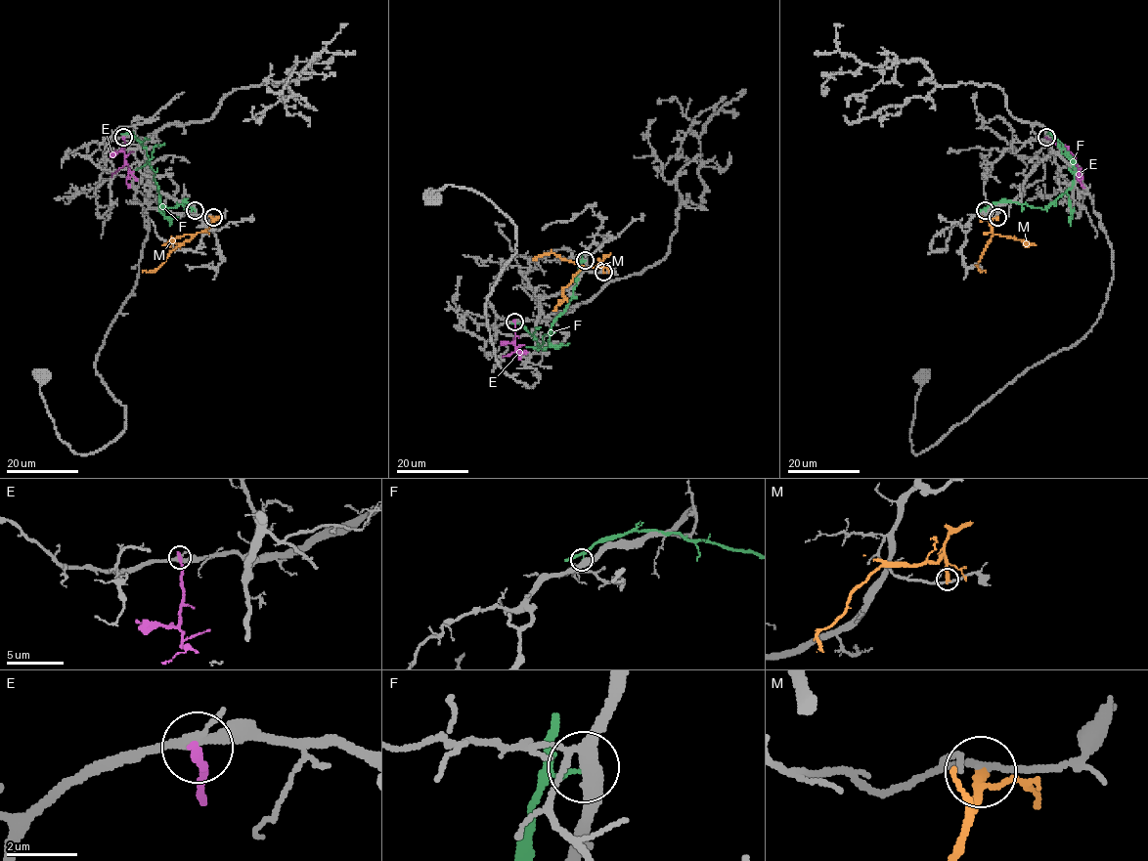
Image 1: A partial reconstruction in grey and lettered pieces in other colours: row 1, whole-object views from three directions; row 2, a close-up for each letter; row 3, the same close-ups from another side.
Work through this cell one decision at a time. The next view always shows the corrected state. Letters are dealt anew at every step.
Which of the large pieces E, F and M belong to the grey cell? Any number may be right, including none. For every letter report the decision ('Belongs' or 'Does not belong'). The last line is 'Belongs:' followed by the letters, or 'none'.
E: Does not belong
F: Does not belong
M: Does not belong
Belongs: none

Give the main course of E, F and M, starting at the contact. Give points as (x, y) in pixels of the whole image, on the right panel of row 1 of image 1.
E: (1046, 138), (1063, 145), (1070, 151), (1083, 188)
F: (985, 209), (1003, 200), (1045, 208), (1072, 186), (1075, 171), (1072, 157), (1049, 133)
M: (997, 217), (990, 224), (993, 236), (979, 262), (981, 271), (985, 270)

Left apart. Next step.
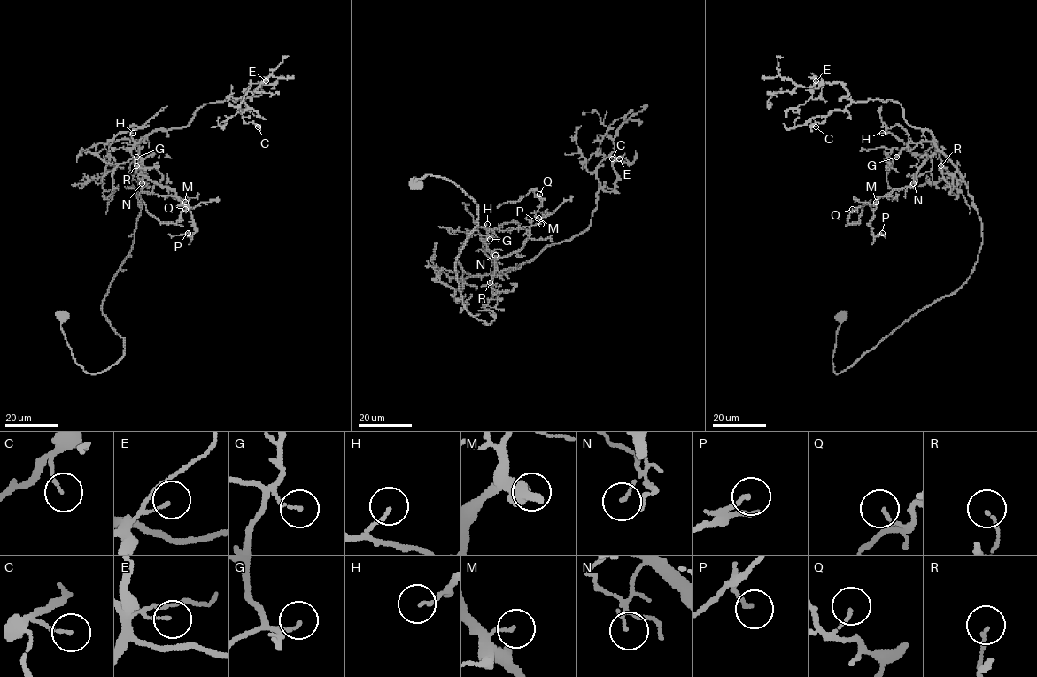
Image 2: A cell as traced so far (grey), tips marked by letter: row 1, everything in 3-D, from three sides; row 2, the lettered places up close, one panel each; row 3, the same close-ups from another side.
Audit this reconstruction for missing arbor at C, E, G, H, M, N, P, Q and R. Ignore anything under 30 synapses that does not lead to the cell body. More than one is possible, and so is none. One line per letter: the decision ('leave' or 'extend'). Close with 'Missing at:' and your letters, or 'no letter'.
C: leave
E: extend
G: leave
H: leave
M: leave
N: leave
P: leave
Q: leave
R: leave
Missing at: E

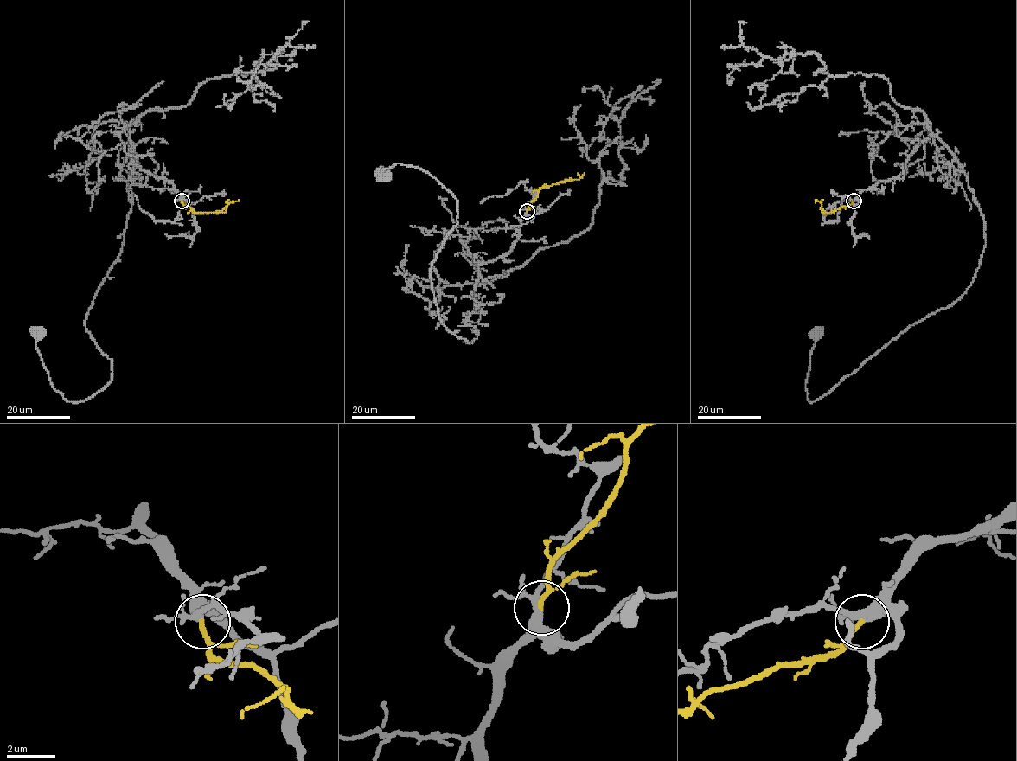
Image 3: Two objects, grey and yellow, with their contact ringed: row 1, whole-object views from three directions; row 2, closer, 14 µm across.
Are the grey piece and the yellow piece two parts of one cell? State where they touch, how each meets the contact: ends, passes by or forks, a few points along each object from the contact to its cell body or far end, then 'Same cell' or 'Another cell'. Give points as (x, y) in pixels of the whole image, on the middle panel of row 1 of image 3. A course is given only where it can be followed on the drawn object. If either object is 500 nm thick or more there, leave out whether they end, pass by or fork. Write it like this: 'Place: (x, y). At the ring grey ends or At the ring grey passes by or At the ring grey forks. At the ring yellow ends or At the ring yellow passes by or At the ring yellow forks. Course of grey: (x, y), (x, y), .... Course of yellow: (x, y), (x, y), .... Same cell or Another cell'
Place: (527, 211). At the ring grey forks. At the ring yellow ends. Course of grey: (527, 212), (514, 246), (478, 266), (469, 342), (443, 324), (430, 276), (457, 201), (424, 171), (383, 173). Course of yellow: (527, 212), (542, 187), (568, 179), (578, 179), (584, 172). Same cell

